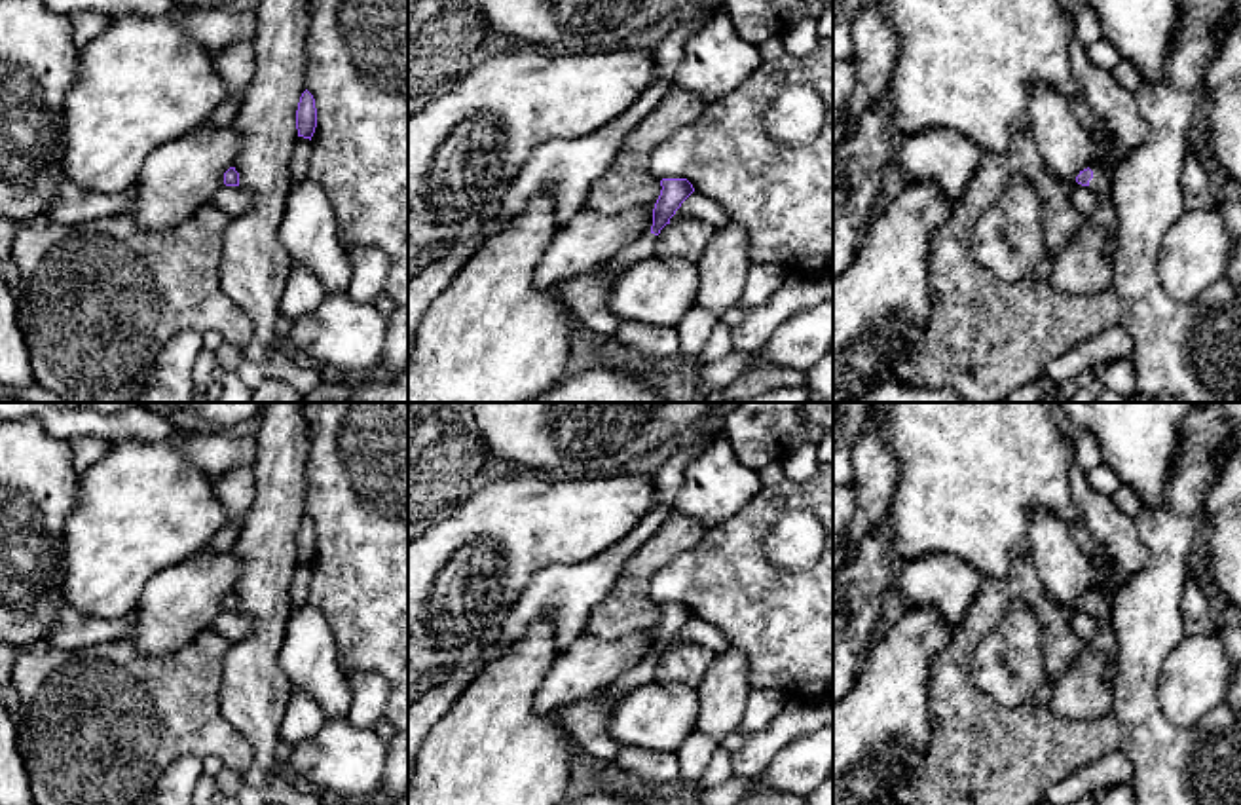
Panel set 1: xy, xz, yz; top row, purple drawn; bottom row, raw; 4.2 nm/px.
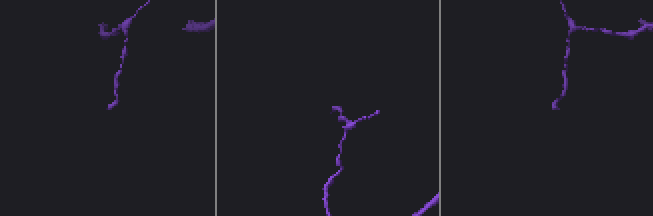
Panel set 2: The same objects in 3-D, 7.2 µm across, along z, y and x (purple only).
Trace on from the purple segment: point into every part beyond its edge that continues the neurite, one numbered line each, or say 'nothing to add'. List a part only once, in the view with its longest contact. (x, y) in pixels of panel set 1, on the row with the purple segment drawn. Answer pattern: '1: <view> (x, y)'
1: yz (1101, 183)

